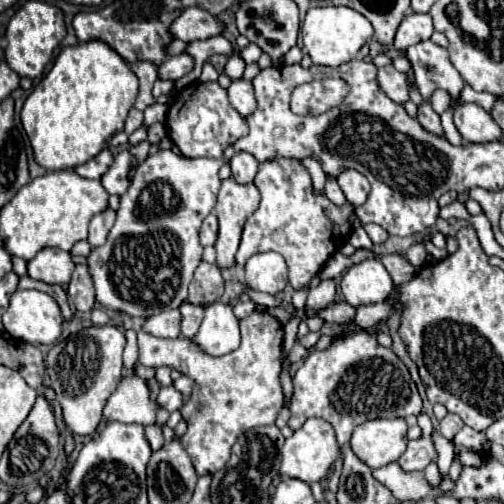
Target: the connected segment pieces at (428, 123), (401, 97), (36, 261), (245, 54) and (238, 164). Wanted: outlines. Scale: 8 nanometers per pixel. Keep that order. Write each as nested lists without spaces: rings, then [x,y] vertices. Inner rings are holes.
[[[422,103],[420,107],[418,107],[418,123],[426,129],[426,131],[430,131],[430,133],[434,133],[434,135],[444,135],[444,131],[442,131],[442,125],[440,125],[440,115],[438,113],[434,113],[434,109],[430,107],[430,103]]]
[[[392,65],[380,67],[378,69],[378,85],[382,87],[382,91],[394,101],[394,103],[406,103],[410,85],[408,85],[408,73],[400,73],[396,71]]]
[[[46,247],[28,261],[28,275],[50,285],[68,285],[74,273],[74,263],[68,251]]]
[[[250,43],[246,49],[242,49],[242,51],[240,51],[240,55],[242,55],[242,59],[244,59],[246,63],[256,63],[256,61],[258,61],[258,57],[262,55],[262,49],[260,49],[258,45]]]
[[[236,153],[232,159],[230,159],[230,167],[232,167],[232,177],[238,181],[238,183],[250,183],[254,181],[256,177],[256,171],[258,171],[258,161],[254,155],[250,153]]]

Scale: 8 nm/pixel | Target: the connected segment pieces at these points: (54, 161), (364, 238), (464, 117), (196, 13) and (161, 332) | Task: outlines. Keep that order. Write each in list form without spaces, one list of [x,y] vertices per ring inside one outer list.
[[[88,41],[78,47],[64,47],[50,73],[28,95],[20,113],[34,161],[48,171],[74,169],[90,161],[108,145],[114,133],[124,129],[136,93],[136,75],[106,43]]]
[[[356,227],[350,235],[350,243],[358,249],[358,247],[364,247],[364,249],[370,249],[372,247],[372,239],[368,237],[368,233],[364,231],[364,227]]]
[[[464,103],[454,109],[454,125],[464,141],[490,143],[502,137],[502,129],[492,115],[474,103]]]
[[[186,7],[170,27],[172,35],[182,41],[200,41],[206,37],[222,35],[222,21],[202,7]]]
[[[170,309],[150,317],[150,321],[146,321],[142,329],[146,333],[150,331],[154,337],[178,337],[180,323],[182,323],[182,313],[178,313],[178,309]]]

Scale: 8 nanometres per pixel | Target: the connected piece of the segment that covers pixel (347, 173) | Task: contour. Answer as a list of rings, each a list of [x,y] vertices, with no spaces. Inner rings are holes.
[[[344,169],[336,179],[338,179],[338,185],[344,191],[346,199],[354,207],[358,207],[358,205],[362,205],[366,201],[368,191],[370,191],[370,183],[362,173],[358,173],[354,169]]]

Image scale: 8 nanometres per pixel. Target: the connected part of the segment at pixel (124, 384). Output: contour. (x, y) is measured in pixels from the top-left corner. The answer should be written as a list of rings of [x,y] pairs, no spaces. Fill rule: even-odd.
[[[126,375],[108,397],[104,417],[120,423],[154,425],[160,405],[150,397],[150,385],[138,375]]]

